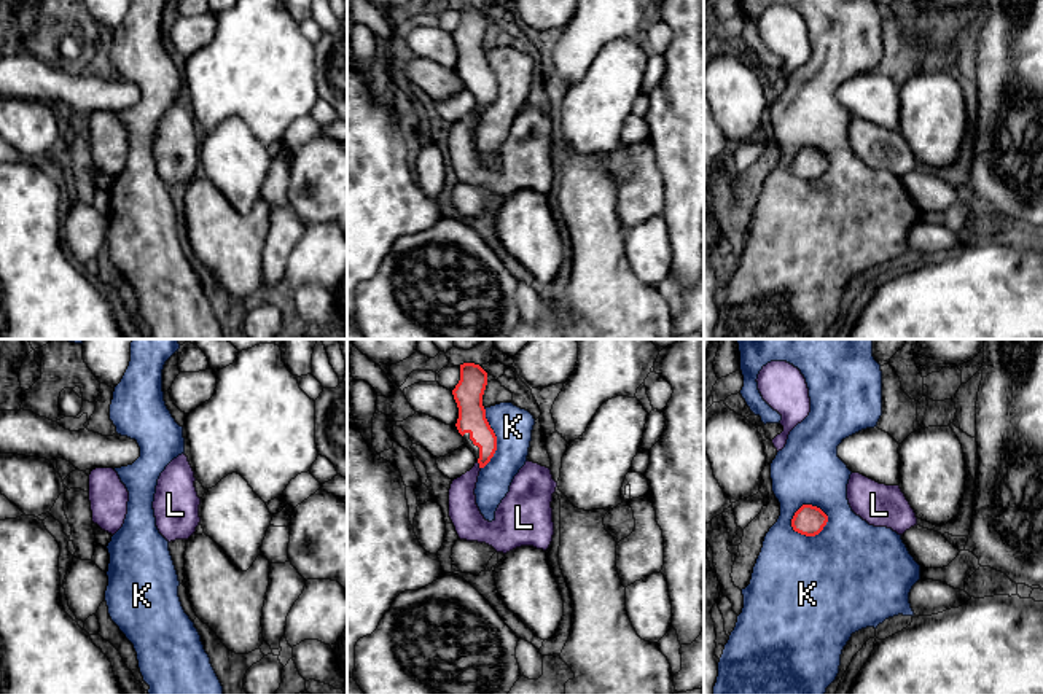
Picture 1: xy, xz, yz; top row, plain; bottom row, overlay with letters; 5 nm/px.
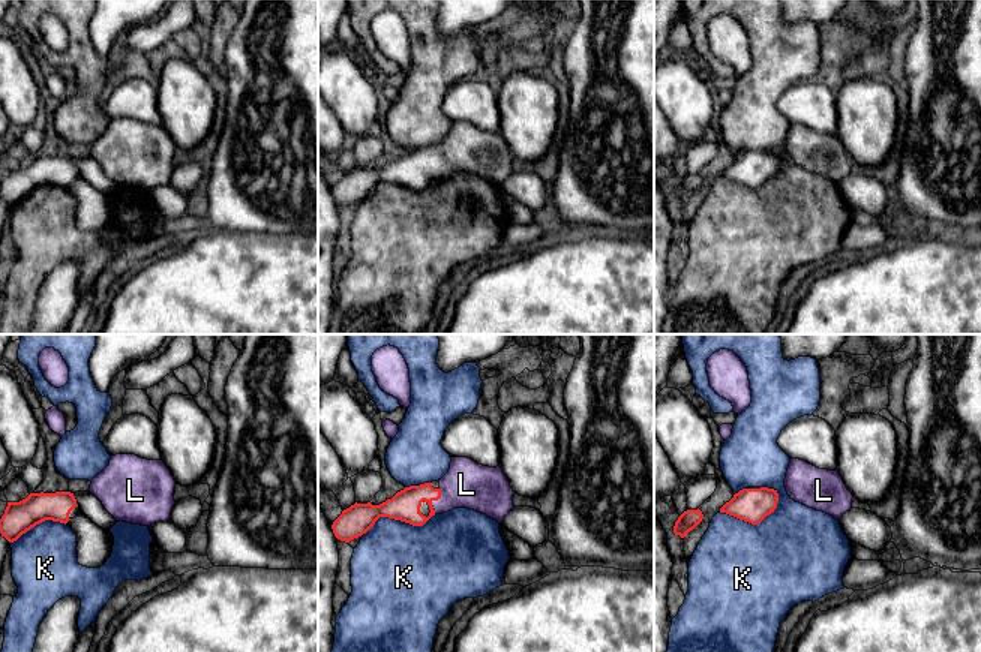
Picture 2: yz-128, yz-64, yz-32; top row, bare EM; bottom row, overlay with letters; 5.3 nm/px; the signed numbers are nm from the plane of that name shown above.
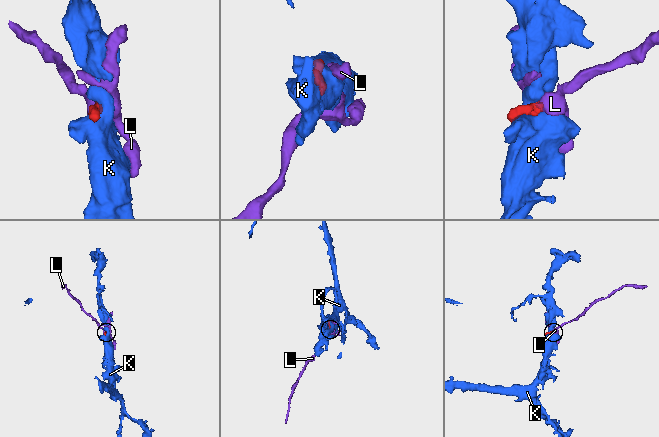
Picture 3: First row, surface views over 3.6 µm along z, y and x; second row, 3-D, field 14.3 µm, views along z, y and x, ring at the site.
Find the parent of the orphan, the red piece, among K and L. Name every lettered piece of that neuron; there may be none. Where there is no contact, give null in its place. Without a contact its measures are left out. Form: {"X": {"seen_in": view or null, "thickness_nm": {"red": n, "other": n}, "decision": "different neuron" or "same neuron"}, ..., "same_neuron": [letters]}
{"K": {"seen_in": "yz", "thickness_nm": {"red": 150, "other": 500}, "decision": "different neuron"}, "L": {"seen_in": "xz", "thickness_nm": {"red": 140, "other": 150}, "decision": "same neuron"}, "same_neuron": ["L"]}

